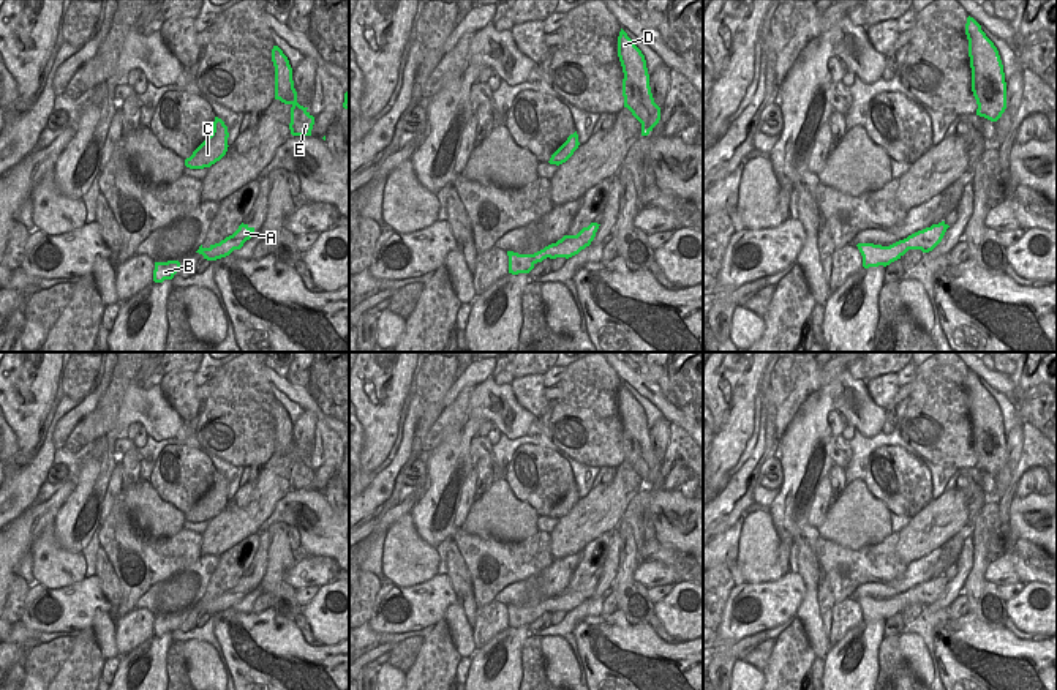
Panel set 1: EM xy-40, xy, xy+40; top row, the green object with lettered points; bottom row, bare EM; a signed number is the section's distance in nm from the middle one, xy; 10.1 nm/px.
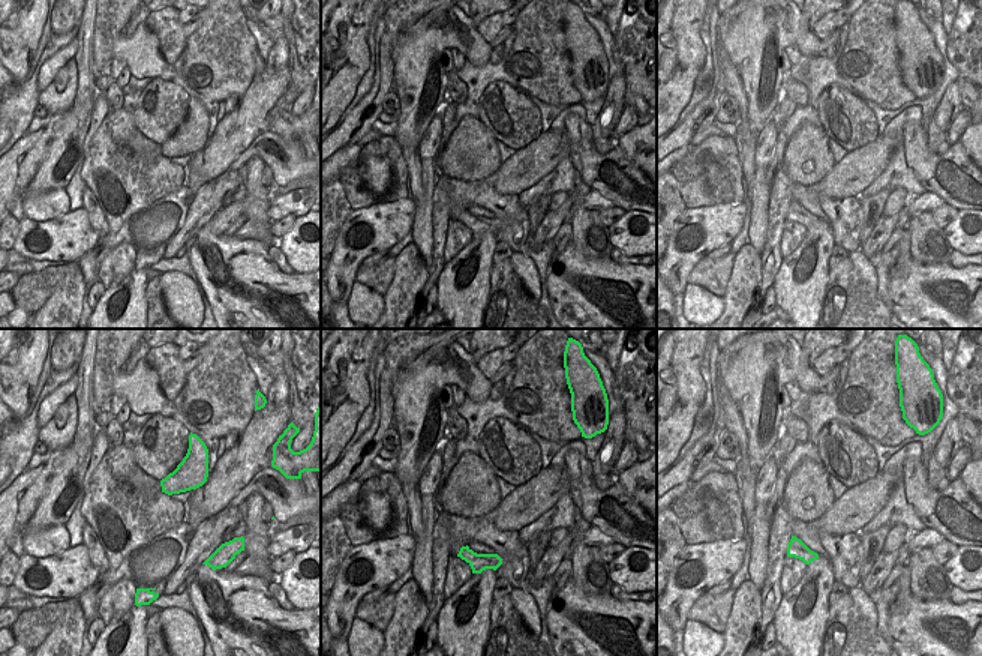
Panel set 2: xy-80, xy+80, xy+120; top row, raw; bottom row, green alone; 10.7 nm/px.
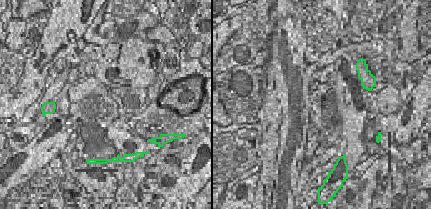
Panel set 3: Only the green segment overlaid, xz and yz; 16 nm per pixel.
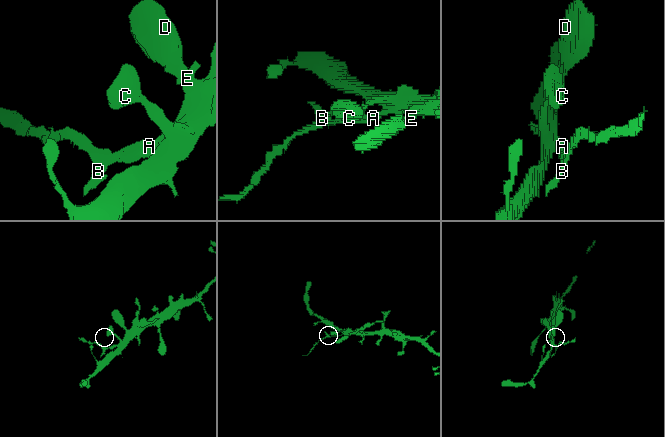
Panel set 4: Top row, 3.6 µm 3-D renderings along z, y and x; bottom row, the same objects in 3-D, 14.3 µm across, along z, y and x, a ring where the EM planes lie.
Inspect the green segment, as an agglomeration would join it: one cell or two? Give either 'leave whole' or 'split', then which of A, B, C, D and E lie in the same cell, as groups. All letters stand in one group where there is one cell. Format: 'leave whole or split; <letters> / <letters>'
split; A C D E / B

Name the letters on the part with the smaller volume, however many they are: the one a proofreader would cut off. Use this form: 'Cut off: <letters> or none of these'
Cut off: B

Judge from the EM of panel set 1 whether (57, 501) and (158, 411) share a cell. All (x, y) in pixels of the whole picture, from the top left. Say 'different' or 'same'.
different

